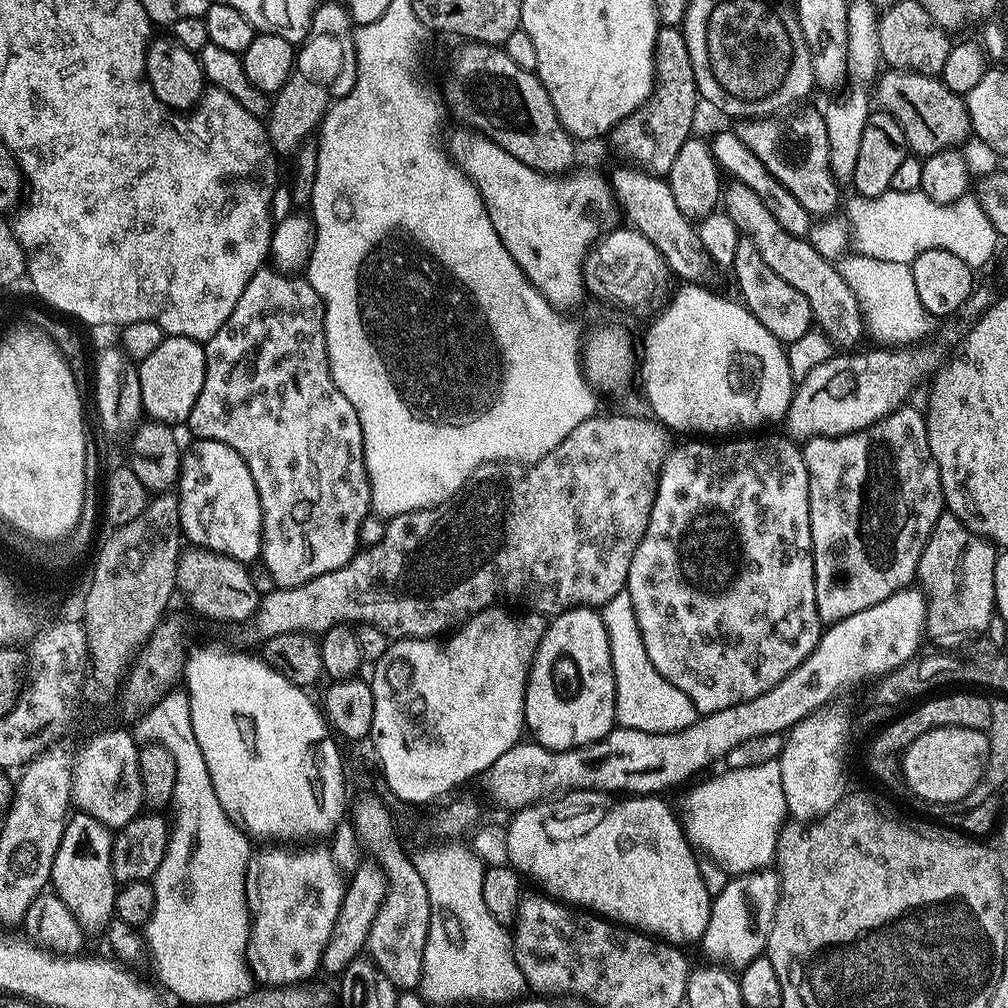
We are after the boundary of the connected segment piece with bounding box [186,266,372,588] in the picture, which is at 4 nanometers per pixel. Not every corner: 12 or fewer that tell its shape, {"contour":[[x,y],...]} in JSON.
{"contour":[[259,268],[204,344],[186,428],[229,444],[278,588],[372,508],[324,301]]}

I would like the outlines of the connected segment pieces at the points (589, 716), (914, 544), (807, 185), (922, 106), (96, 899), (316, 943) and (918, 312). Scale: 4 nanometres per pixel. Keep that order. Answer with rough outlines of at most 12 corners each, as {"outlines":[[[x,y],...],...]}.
{"outlines":[[[599,611],[551,617],[524,694],[531,739],[552,752],[616,724]],[[919,408],[811,437],[820,623],[917,579],[946,510]],[[819,111],[734,131],[814,218],[841,207]],[[888,70],[874,96],[921,157],[960,146],[964,96],[935,76]],[[69,815],[51,891],[85,930],[114,919],[113,833]],[[331,847],[248,857],[246,967],[287,989],[321,971],[346,876]],[[859,254],[835,261],[853,289],[880,284],[895,343],[923,341],[934,318],[911,264]]]}

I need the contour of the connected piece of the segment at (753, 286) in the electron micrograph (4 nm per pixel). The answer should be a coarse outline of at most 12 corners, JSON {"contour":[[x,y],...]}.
{"contour":[[741,235],[730,272],[745,308],[793,344],[813,331],[810,302]]}

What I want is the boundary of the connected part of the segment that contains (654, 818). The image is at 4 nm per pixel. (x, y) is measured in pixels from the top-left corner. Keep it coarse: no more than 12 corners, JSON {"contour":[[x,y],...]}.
{"contour":[[569,790],[511,813],[541,893],[668,944],[713,893],[670,805]]}

